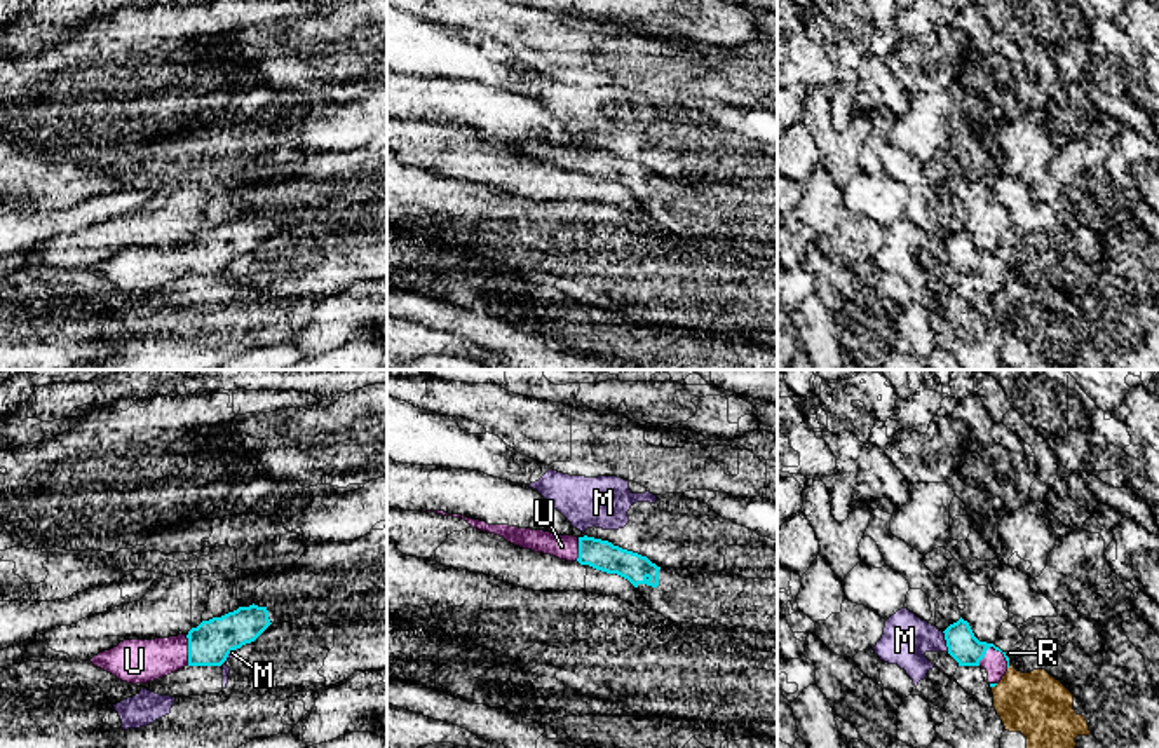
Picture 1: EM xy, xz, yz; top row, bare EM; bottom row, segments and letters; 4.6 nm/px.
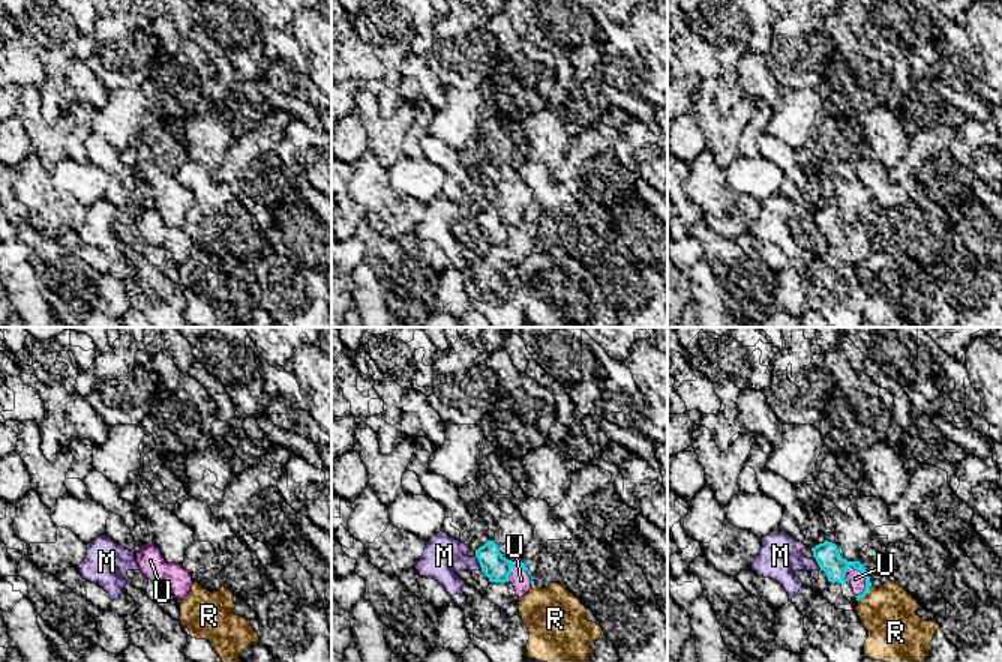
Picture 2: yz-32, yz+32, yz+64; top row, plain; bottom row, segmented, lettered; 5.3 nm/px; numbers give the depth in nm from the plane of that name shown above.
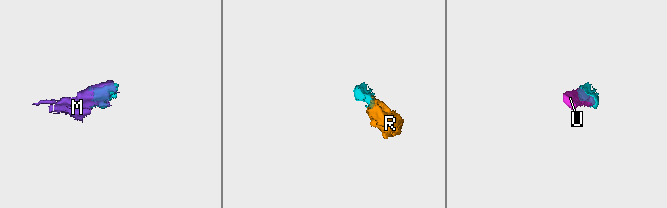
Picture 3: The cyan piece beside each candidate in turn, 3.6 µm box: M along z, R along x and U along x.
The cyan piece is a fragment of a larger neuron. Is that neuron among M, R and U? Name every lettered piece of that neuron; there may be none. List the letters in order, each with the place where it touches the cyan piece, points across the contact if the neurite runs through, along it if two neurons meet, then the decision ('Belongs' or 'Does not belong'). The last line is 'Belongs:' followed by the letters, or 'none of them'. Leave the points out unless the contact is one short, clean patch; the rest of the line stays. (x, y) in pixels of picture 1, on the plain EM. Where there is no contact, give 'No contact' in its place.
M: Touches cyan at yz (947, 251). Boundary: yz (942, 241), (948, 260). Does not belong
R: Touches cyan at yz (1008, 276). Boundary: yz (1009, 272), (1008, 278). Does not belong
U: Touches cyan at yz (990, 255). Path across: yz (964, 257), (990, 255), (990, 267), (994, 271). Belongs
Belongs: U

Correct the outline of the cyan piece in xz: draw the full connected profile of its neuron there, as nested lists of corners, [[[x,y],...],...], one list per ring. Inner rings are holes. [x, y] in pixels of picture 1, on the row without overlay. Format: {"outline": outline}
{"outline": [[[427,120],[443,126],[465,129],[472,138],[504,146],[507,152],[535,162],[544,162],[566,171],[579,171],[607,183],[627,188],[634,197],[647,194],[659,195],[659,180],[647,166],[613,155],[594,146],[556,145],[544,139],[518,138],[509,134],[488,134],[486,131],[448,124],[444,120]]]}

